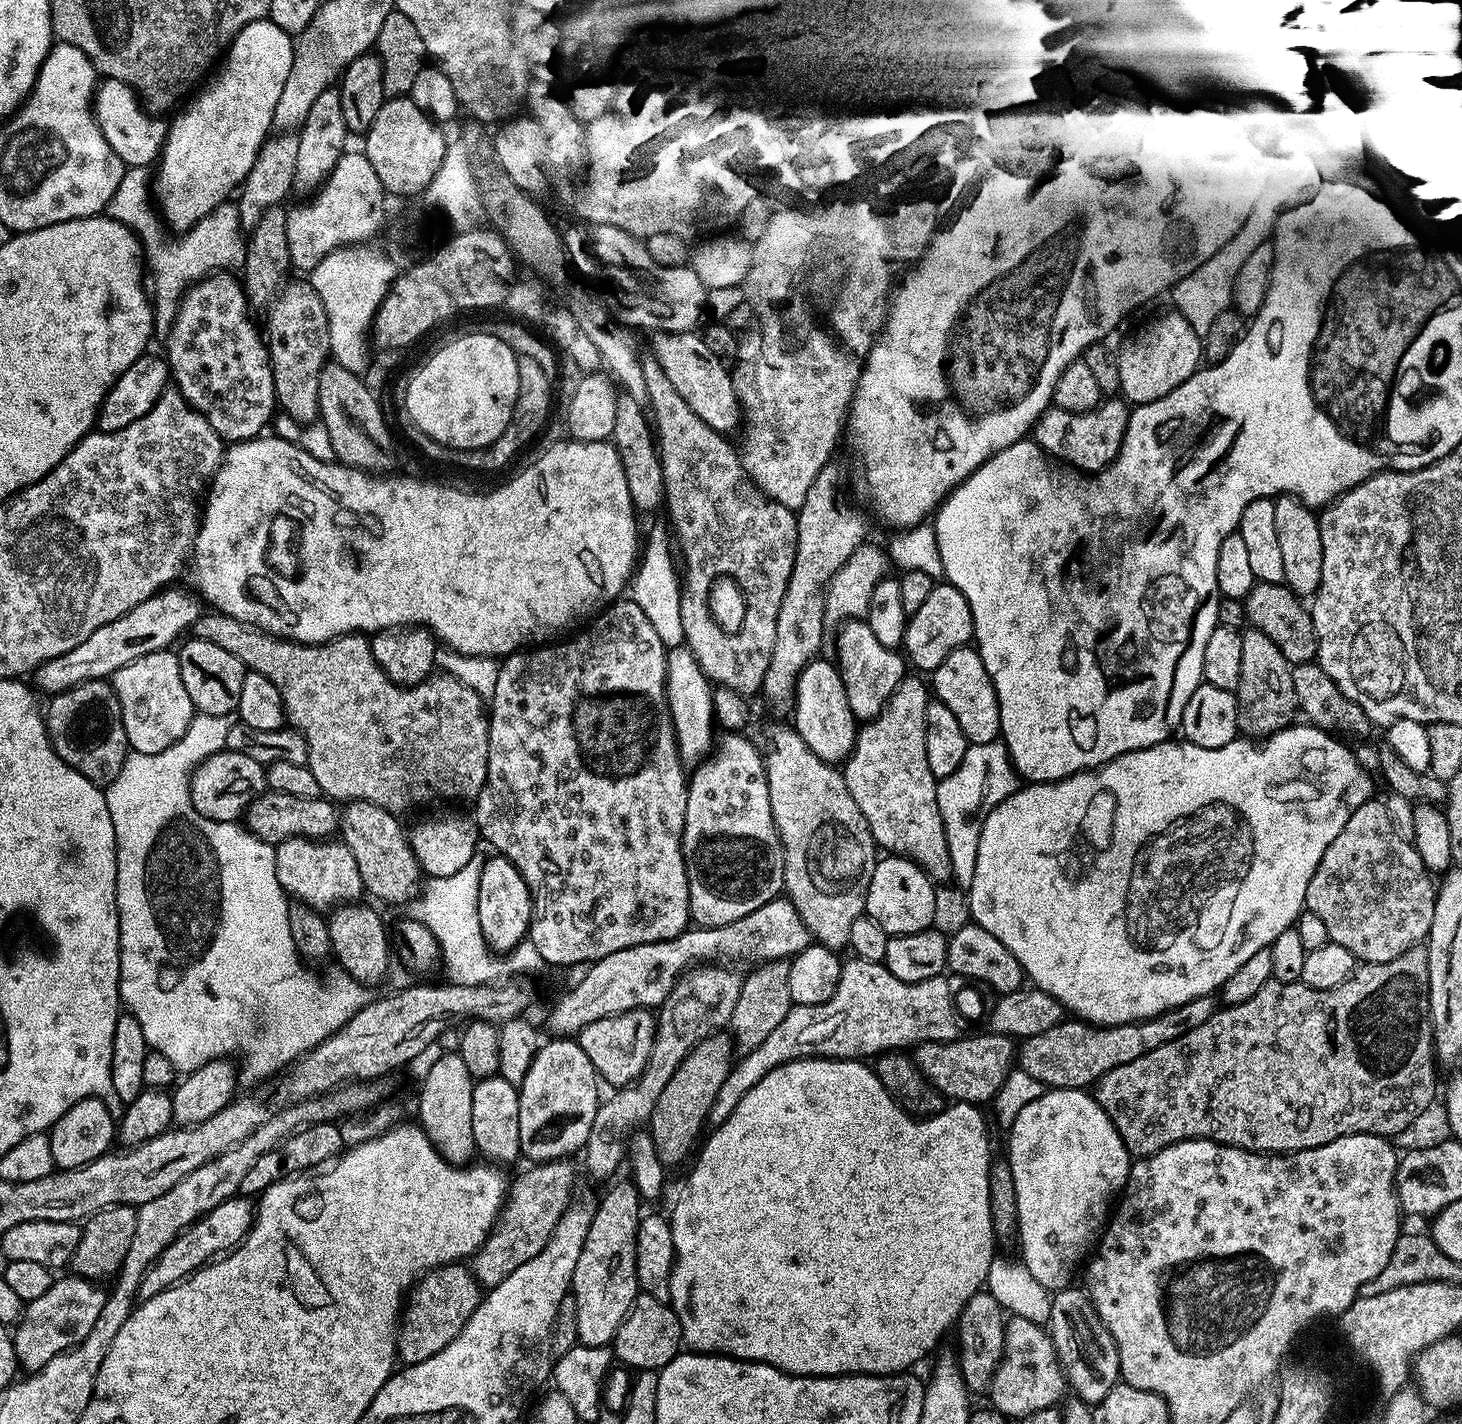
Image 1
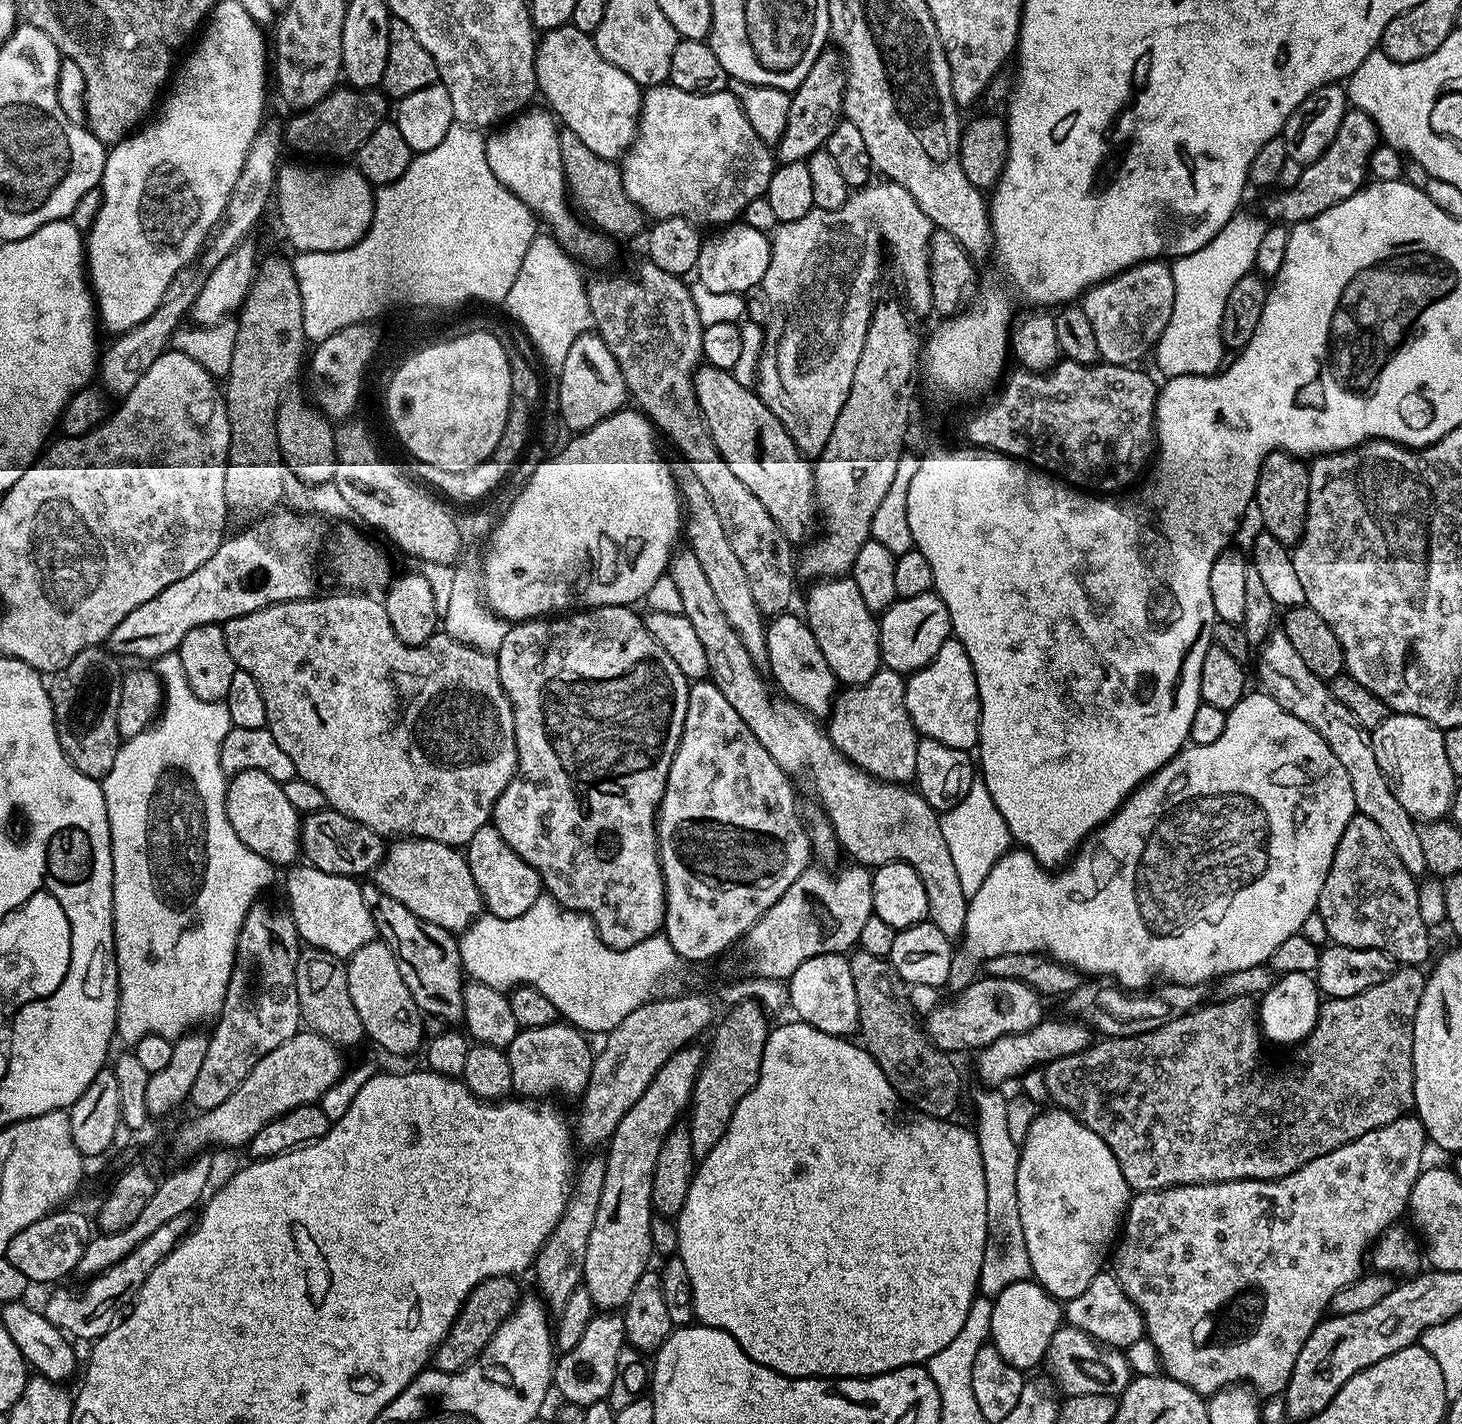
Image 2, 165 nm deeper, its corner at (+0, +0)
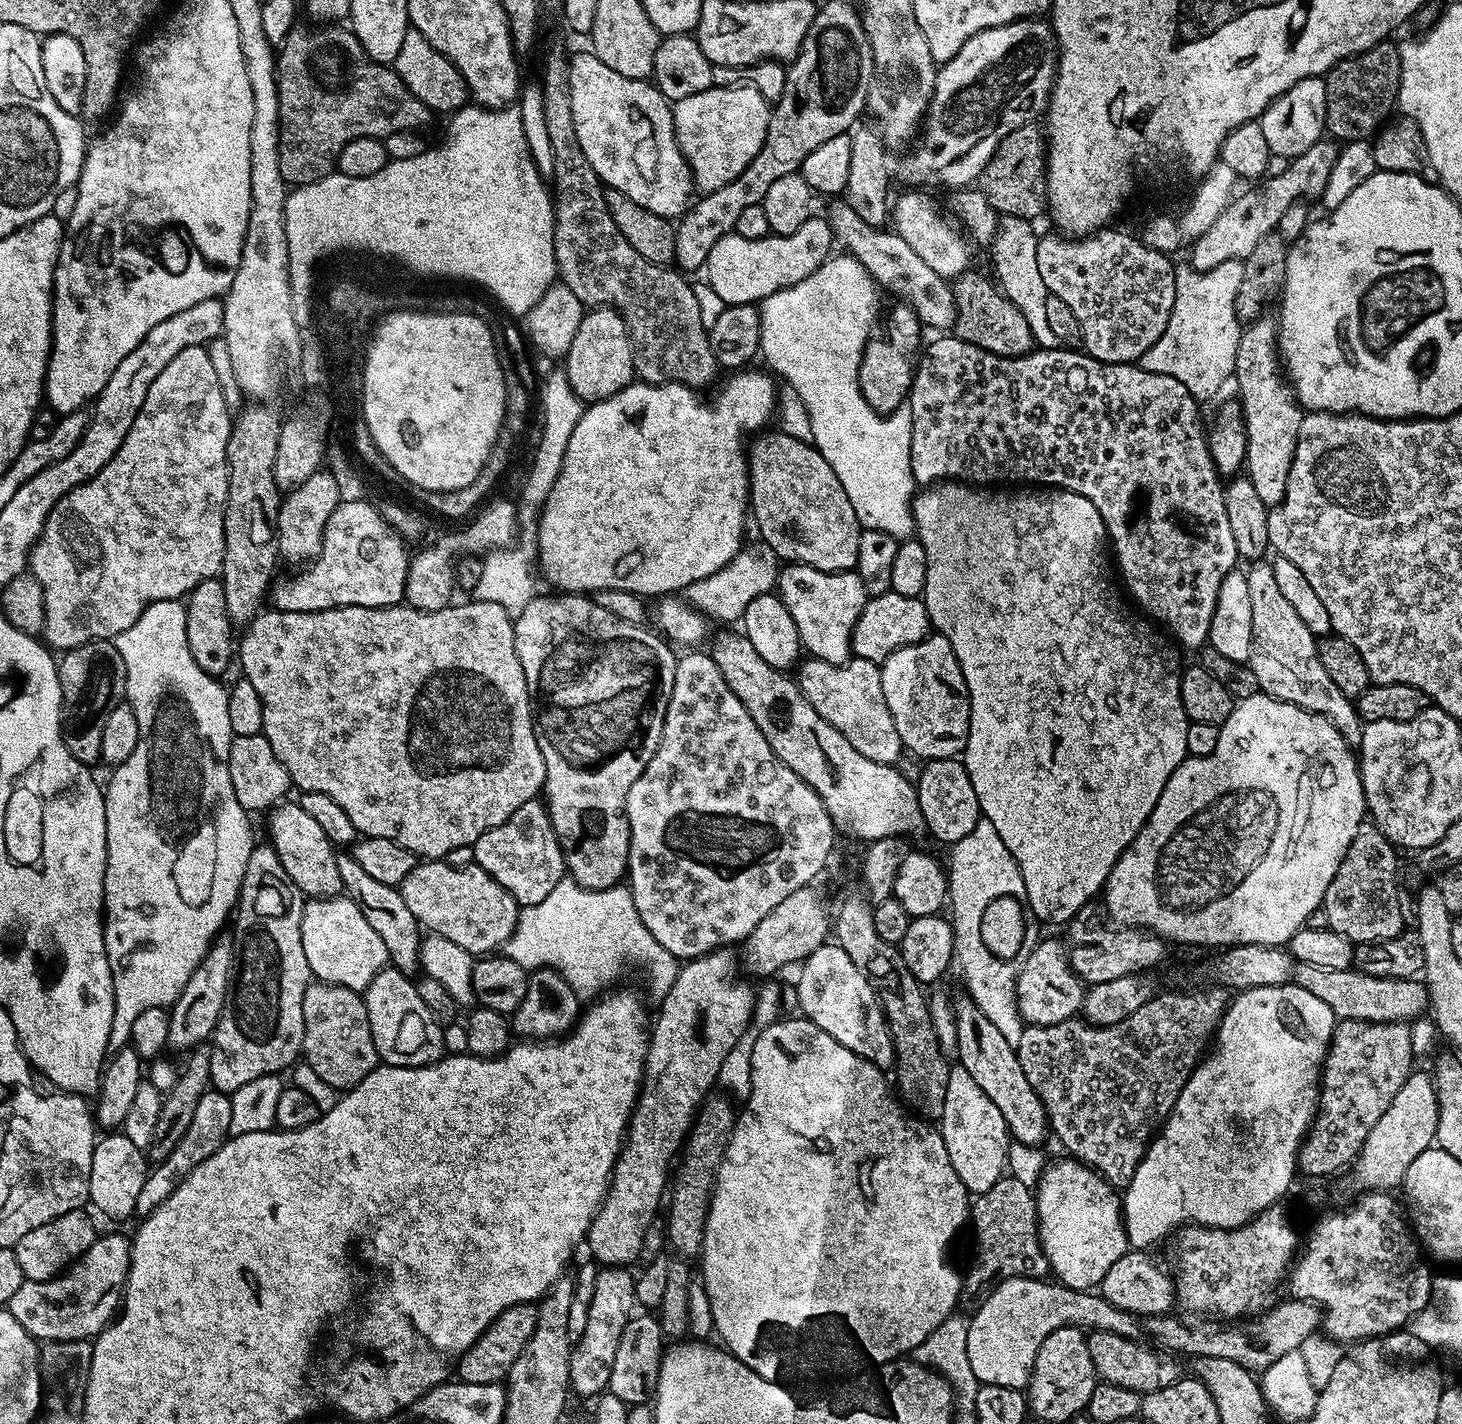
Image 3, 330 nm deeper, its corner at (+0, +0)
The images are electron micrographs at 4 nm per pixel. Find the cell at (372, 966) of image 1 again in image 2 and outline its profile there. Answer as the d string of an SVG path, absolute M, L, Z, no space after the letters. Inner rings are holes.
M377 938L354 950L354 954L346 960L346 982L350 986L354 1010L358 1010L358 1018L362 1018L364 1035L369 1041L372 1039L378 1047L385 1048L392 1056L408 1056L419 1048L421 1051L426 1040L425 1017L410 994L410 986L402 982L398 962L390 946Z

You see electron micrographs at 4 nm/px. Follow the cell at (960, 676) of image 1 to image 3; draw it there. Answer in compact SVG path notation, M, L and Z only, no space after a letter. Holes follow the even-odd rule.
M929 634L910 646L894 650L880 664L880 677L882 694L886 694L886 706L890 706L890 718L894 718L894 730L898 730L898 738L907 751L909 748L914 755L921 756L924 762L950 760L963 753L970 730L970 698L962 666L958 666L958 658L954 654L954 646L950 646L945 636Z

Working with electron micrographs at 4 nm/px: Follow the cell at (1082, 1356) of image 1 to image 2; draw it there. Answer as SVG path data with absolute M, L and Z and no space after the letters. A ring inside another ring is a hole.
M1101 1270L1094 1282L1090 1282L1090 1286L1078 1294L1078 1298L1067 1301L1063 1305L1062 1316L1069 1325L1092 1336L1101 1346L1125 1350L1146 1336L1143 1312L1108 1270Z

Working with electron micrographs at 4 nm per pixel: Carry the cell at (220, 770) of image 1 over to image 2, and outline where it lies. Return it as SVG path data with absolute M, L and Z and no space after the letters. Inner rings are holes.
M262 770L239 772L228 780L228 793L224 805L230 818L230 826L234 826L234 834L238 834L238 838L247 848L254 850L254 854L266 858L273 866L292 866L297 863L302 852L302 816L294 810L294 806L290 806L281 781L270 778L270 774L262 774Z

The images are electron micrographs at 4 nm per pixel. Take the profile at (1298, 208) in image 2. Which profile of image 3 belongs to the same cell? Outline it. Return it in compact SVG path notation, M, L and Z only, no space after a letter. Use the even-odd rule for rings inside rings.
M1322 138L1302 154L1293 157L1284 173L1265 177L1262 181L1247 187L1250 189L1244 192L1242 190L1235 195L1232 203L1228 204L1210 229L1191 245L1192 254L1188 258L1192 268L1205 272L1214 266L1220 266L1222 262L1246 259L1264 236L1279 227L1283 214L1286 214L1290 206L1301 200L1316 200L1322 196L1339 149L1337 141Z

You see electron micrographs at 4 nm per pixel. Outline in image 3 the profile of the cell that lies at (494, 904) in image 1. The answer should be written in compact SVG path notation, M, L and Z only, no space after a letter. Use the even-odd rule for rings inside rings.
M539 799L526 802L502 822L502 826L494 826L494 830L486 830L471 845L474 863L498 886L510 890L510 894L517 904L524 908L534 906L558 886L560 880L565 879L564 852L560 848L558 838L552 829L552 823L548 817L547 807Z

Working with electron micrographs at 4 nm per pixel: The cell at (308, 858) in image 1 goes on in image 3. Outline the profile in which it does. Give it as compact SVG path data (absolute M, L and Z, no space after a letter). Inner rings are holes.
M321 896L304 905L302 914L302 950L306 953L309 973L317 981L346 986L363 993L370 982L389 963L386 945L374 926L366 922L362 910L349 896Z

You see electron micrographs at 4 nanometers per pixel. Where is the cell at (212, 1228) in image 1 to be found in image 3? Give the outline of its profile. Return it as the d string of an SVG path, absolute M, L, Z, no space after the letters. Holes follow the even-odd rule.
M120 1232L97 1235L90 1250L86 1250L86 1254L82 1254L71 1268L61 1272L53 1280L25 1280L22 1286L18 1286L17 1293L6 1306L8 1313L18 1318L25 1330L40 1342L95 1338L108 1327L121 1307L124 1283L128 1281L131 1253L132 1242L127 1235L124 1237Z

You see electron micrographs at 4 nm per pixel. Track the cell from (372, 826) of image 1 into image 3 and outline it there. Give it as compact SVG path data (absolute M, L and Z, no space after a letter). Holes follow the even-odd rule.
M425 859L417 863L416 868L410 870L410 874L406 874L404 881L398 885L402 902L406 902L410 914L414 914L416 921L429 933L448 938L470 953L492 954L503 949L510 934L514 934L514 926L522 911L521 905L517 904L510 890L498 886L498 882L494 882L494 878L490 878L490 874L486 874L486 870L482 870L474 862L468 862L465 868L455 868L452 864L444 863L448 862L443 859Z

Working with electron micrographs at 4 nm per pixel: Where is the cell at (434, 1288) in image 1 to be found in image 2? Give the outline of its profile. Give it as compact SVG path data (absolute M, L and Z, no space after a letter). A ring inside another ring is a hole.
M495 1276L486 1278L481 1284L474 1286L474 1290L461 1306L458 1318L452 1323L452 1329L432 1354L431 1363L435 1371L462 1372L466 1365L480 1357L490 1338L494 1338L498 1326L506 1322L508 1315L516 1309L522 1299L522 1291L520 1292L516 1282L516 1276Z

